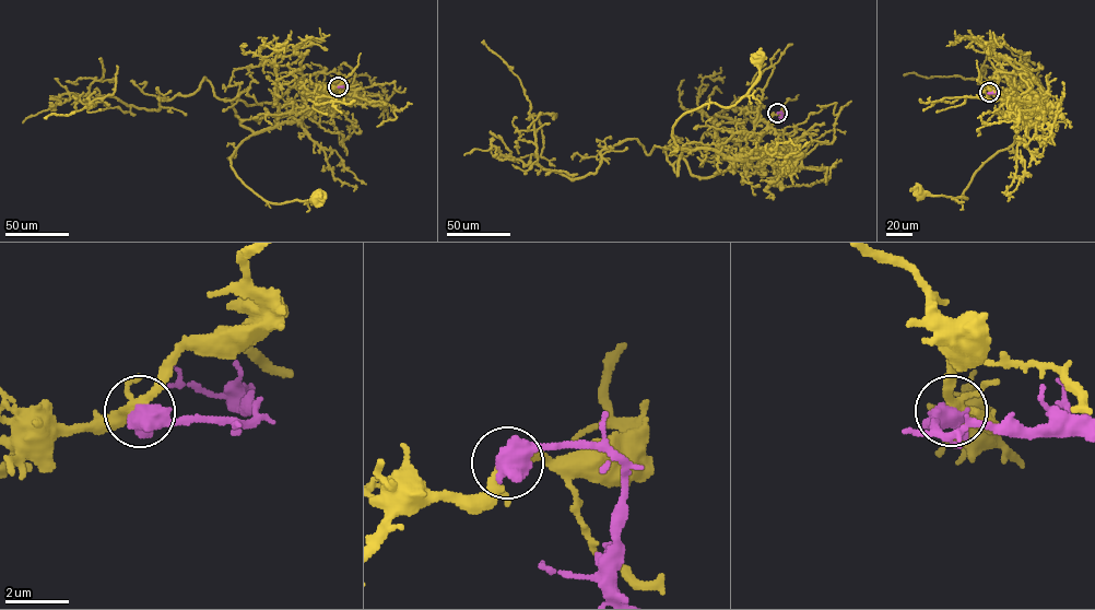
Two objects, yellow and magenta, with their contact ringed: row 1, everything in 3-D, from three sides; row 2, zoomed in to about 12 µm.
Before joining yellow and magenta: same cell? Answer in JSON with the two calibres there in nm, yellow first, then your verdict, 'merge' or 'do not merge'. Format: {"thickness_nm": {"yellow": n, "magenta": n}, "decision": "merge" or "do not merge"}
{"thickness_nm": {"yellow": 200, "magenta": 800}, "decision": "do not merge"}

